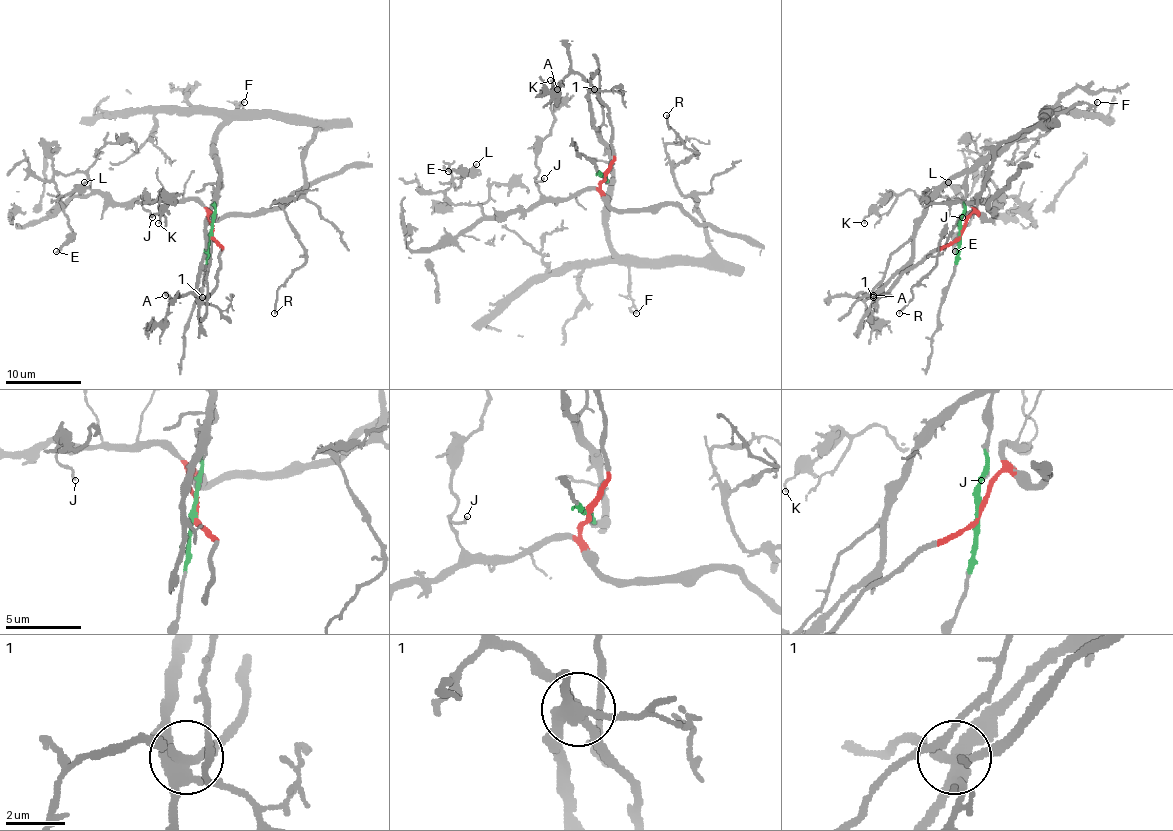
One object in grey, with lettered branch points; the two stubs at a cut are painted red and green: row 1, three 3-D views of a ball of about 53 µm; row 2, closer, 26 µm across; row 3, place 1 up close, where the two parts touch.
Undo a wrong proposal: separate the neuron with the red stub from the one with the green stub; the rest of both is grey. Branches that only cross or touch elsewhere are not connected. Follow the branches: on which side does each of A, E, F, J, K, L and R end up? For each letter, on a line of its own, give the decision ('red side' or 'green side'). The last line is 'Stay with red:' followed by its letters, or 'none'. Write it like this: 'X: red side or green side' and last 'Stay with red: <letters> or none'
A: red side
E: red side
F: green side
J: red side
K: red side
L: red side
R: green side
Stay with red: A, E, J, K, L

